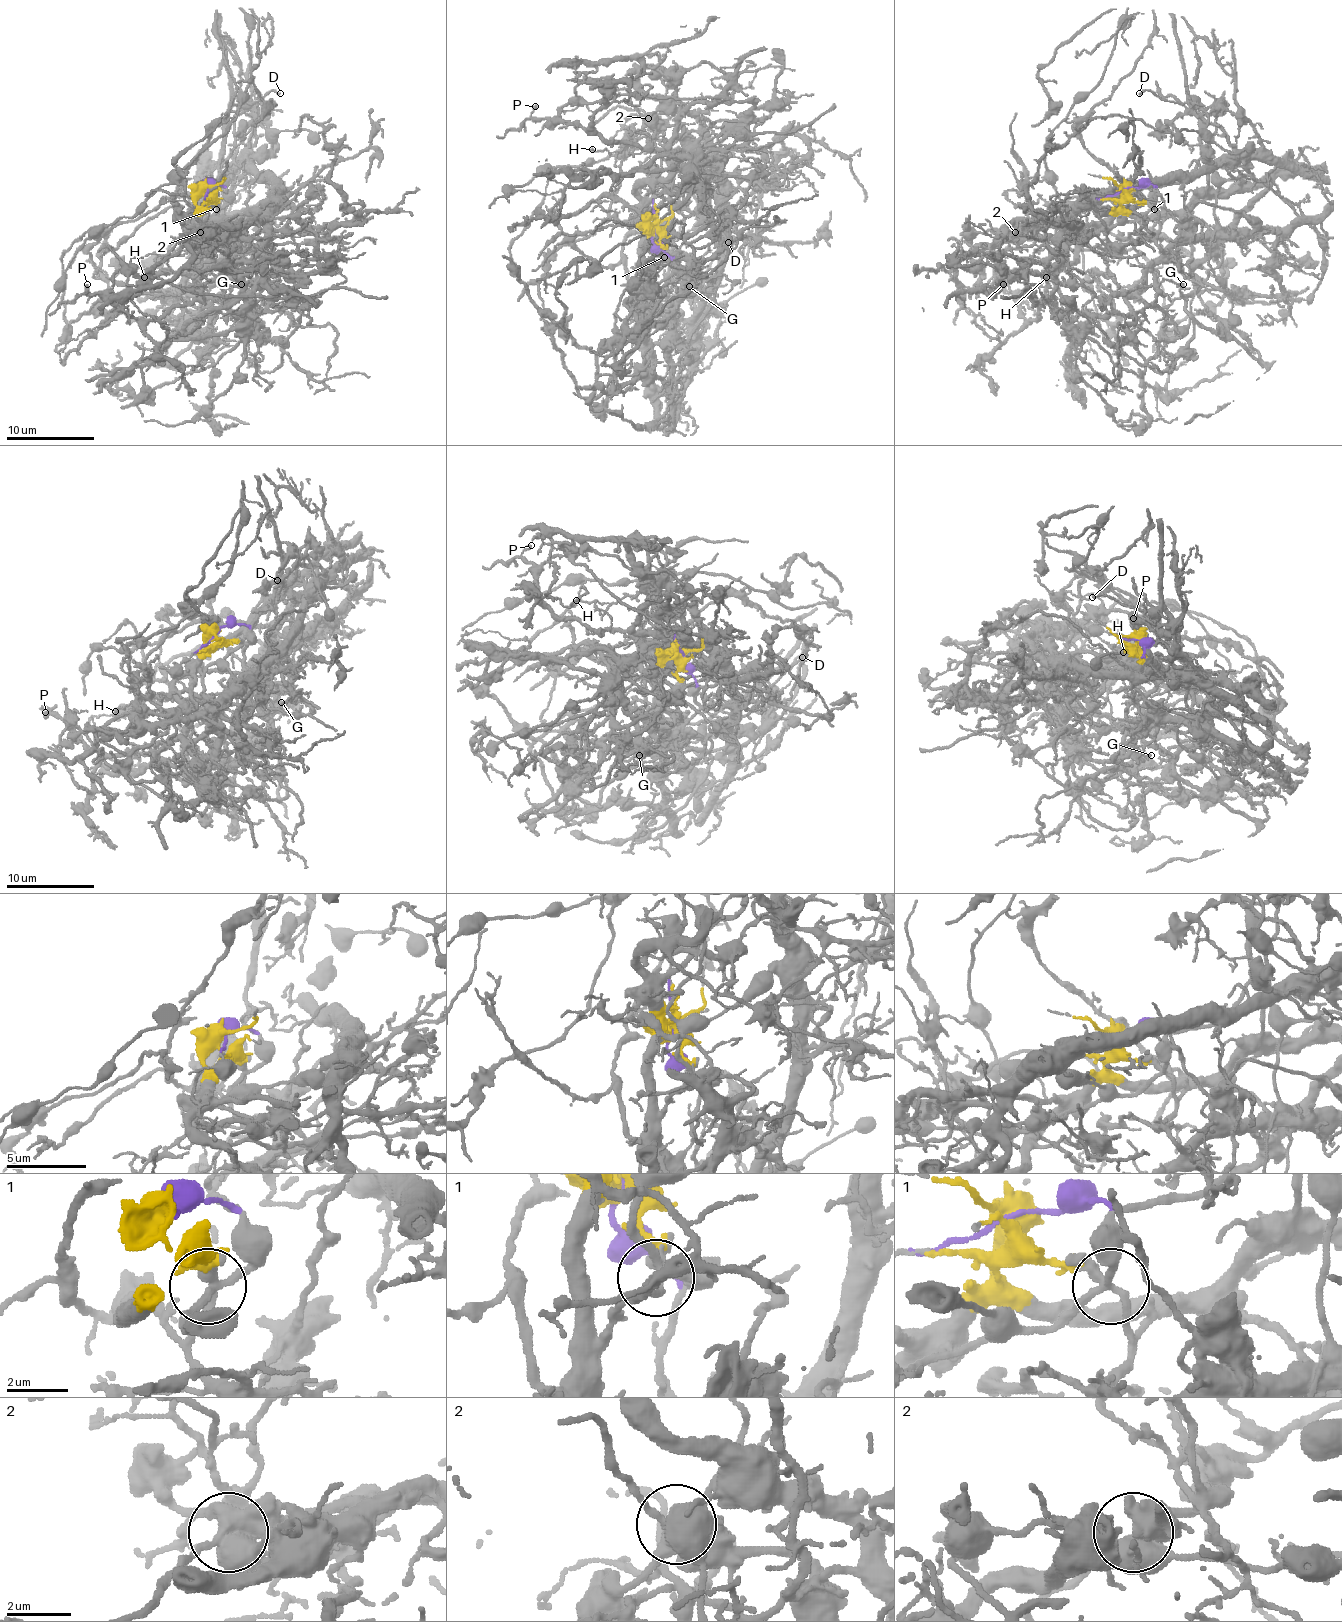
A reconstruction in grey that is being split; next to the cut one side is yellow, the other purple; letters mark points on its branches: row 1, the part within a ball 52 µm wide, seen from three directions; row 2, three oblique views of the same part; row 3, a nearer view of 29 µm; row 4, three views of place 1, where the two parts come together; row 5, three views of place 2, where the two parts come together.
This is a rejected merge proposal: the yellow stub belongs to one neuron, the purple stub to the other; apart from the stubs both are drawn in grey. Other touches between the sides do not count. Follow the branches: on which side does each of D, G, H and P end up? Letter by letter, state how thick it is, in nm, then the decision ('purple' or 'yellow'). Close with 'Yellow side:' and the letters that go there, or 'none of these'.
D: calibre 150 nm; purple
G: calibre 130 nm; yellow
H: calibre 140 nm; yellow
P: calibre 360 nm; yellow
Yellow side: G, H, P

